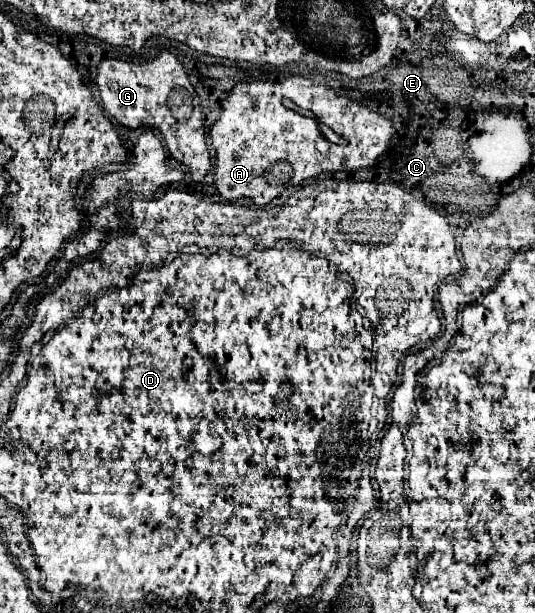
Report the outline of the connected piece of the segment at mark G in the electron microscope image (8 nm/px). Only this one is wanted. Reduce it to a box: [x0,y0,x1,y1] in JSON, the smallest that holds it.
[97,51,209,181]

